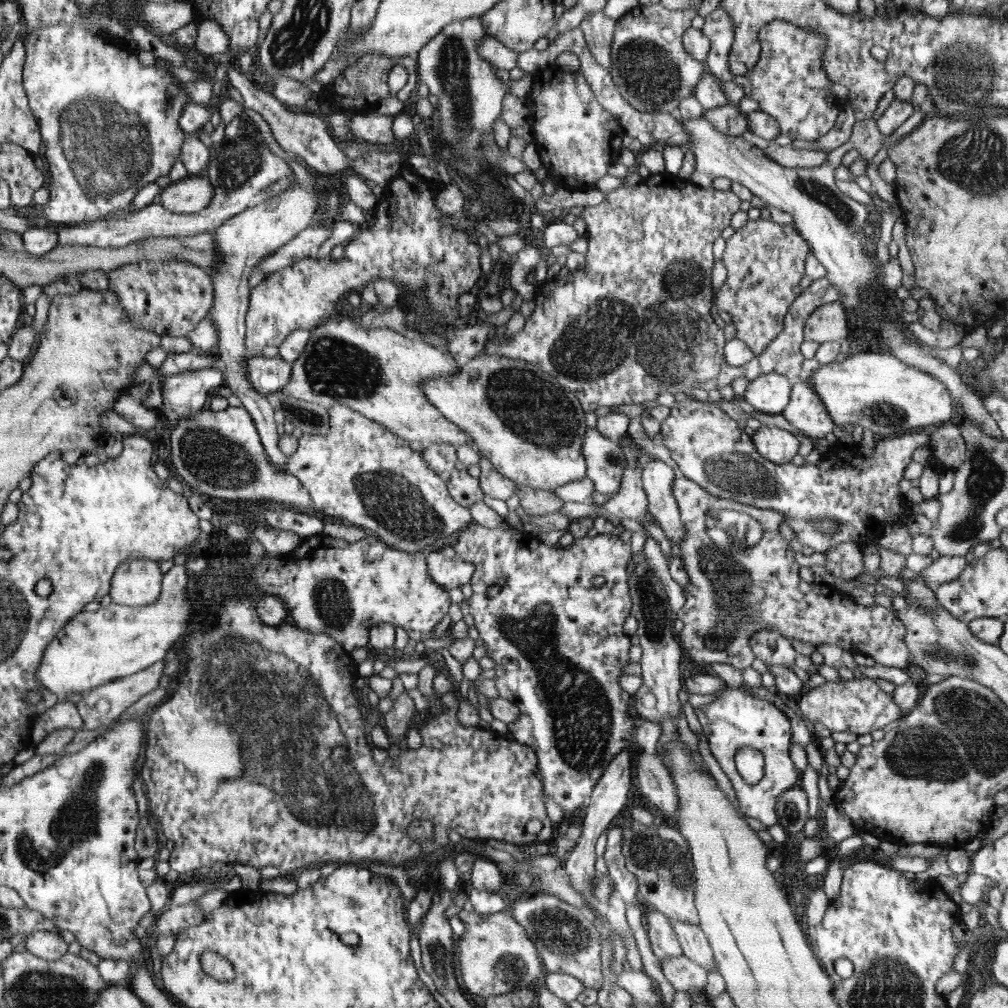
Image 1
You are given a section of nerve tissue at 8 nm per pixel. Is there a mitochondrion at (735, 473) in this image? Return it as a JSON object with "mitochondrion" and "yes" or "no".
{"mitochondrion":"yes"}

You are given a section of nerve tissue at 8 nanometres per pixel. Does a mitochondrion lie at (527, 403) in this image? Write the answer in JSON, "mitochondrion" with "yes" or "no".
{"mitochondrion":"yes"}

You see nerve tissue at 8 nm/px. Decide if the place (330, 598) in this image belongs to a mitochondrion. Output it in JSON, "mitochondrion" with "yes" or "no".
{"mitochondrion":"yes"}

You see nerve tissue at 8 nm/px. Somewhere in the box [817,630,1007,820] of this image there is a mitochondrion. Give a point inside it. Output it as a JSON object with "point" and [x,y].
{"point":[935,652]}

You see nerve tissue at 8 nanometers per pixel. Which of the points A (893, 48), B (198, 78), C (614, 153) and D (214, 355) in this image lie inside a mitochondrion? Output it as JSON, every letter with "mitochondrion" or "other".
{"A":"other","B":"other","C":"other","D":"other"}

